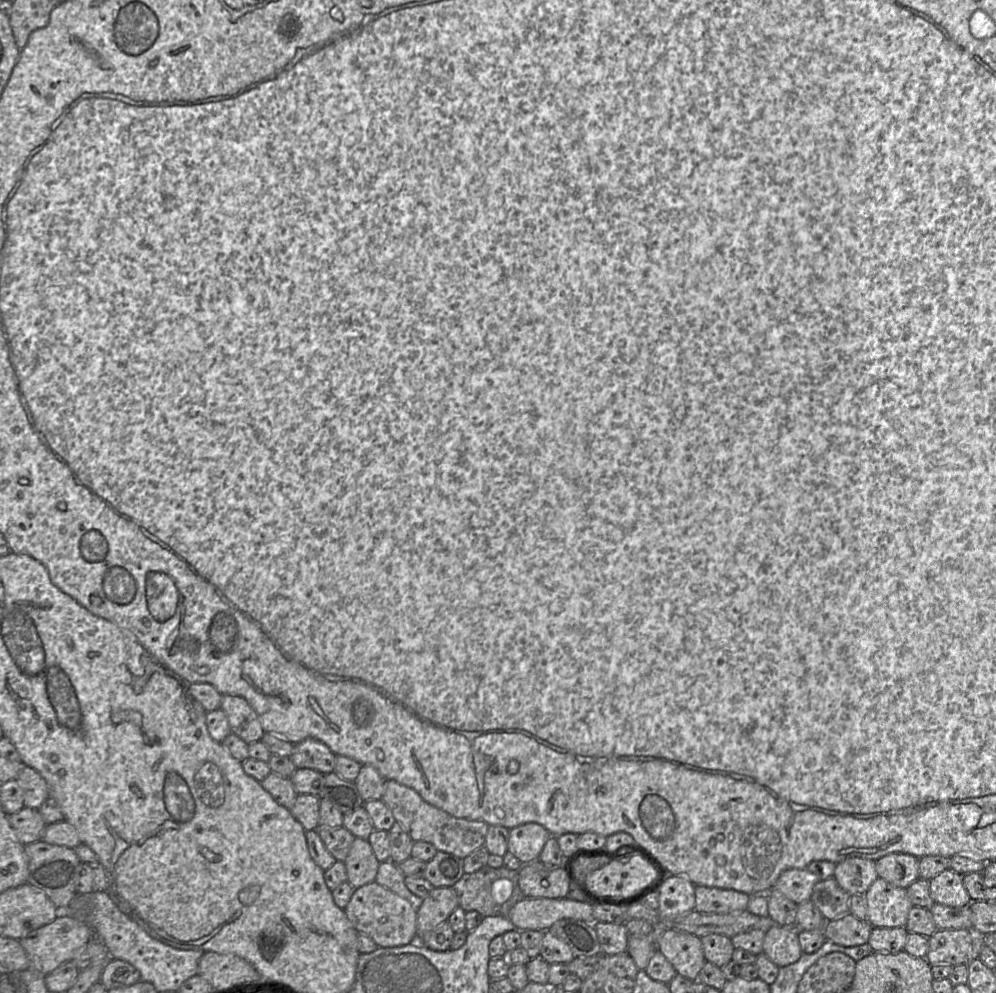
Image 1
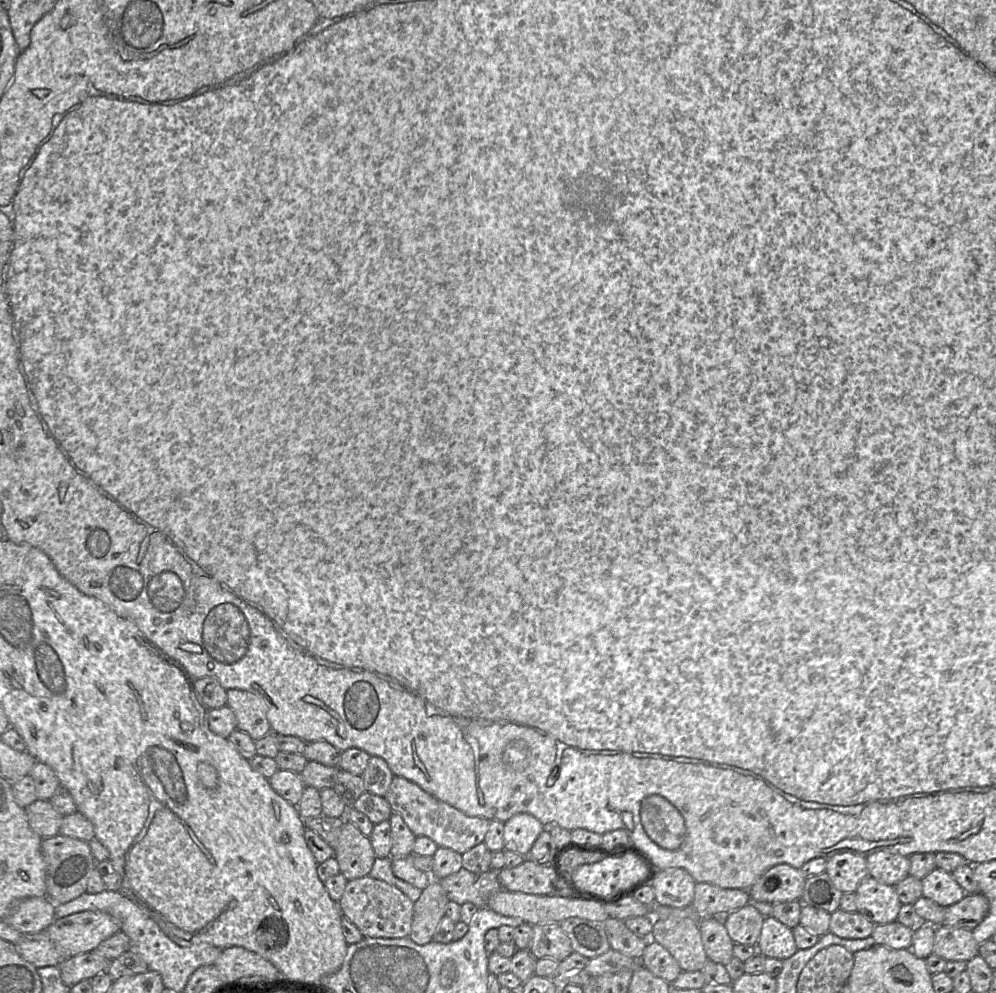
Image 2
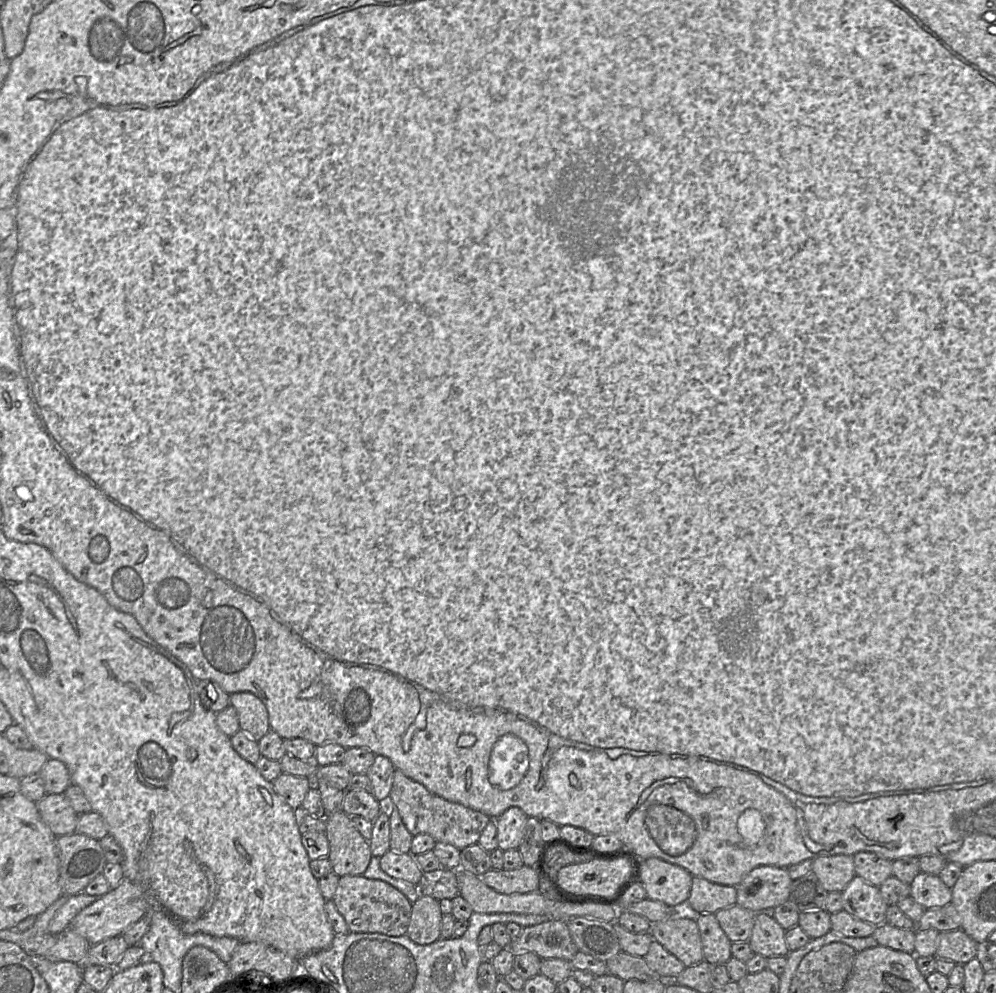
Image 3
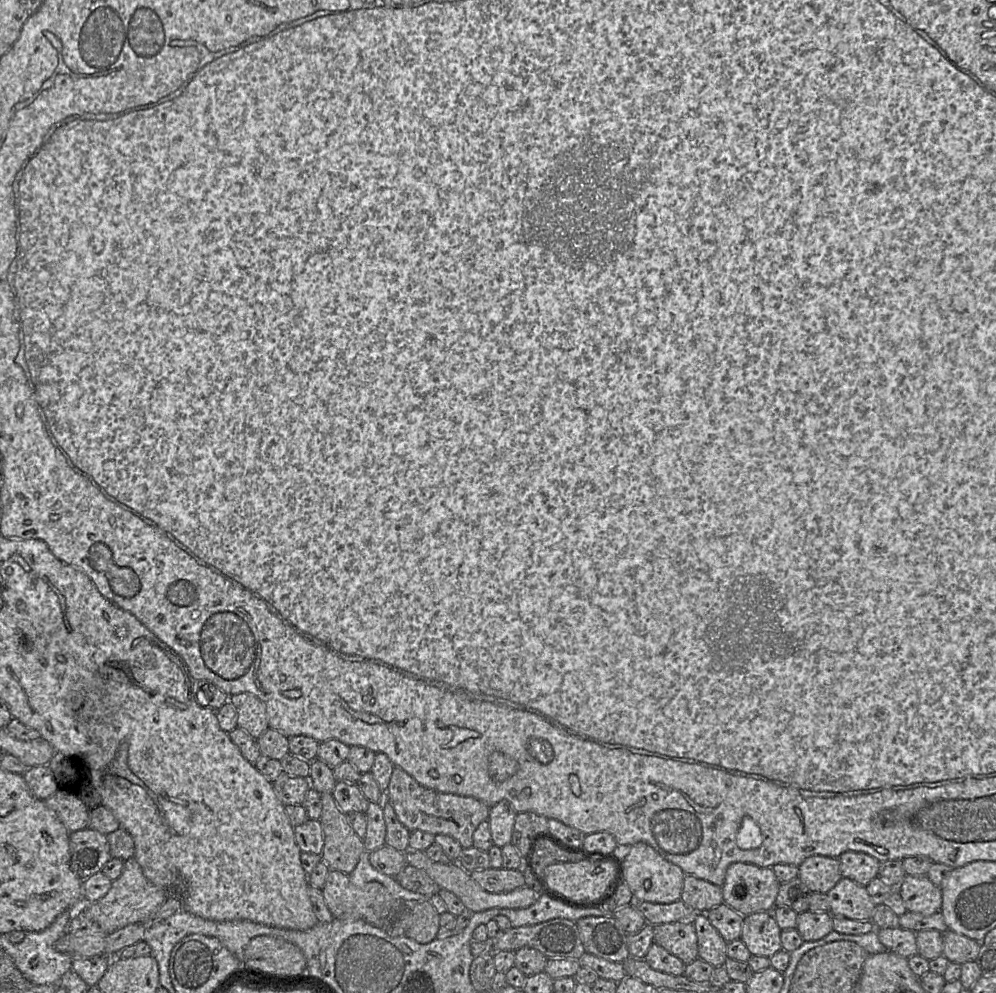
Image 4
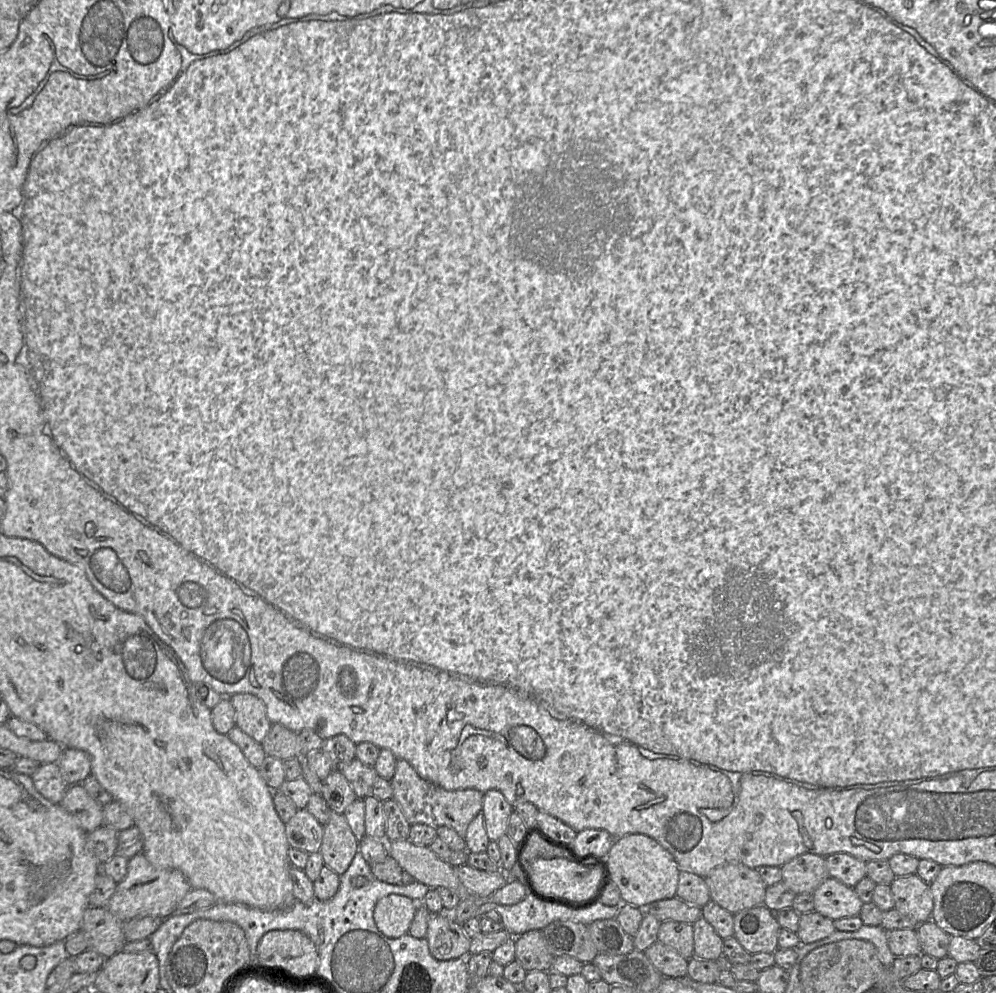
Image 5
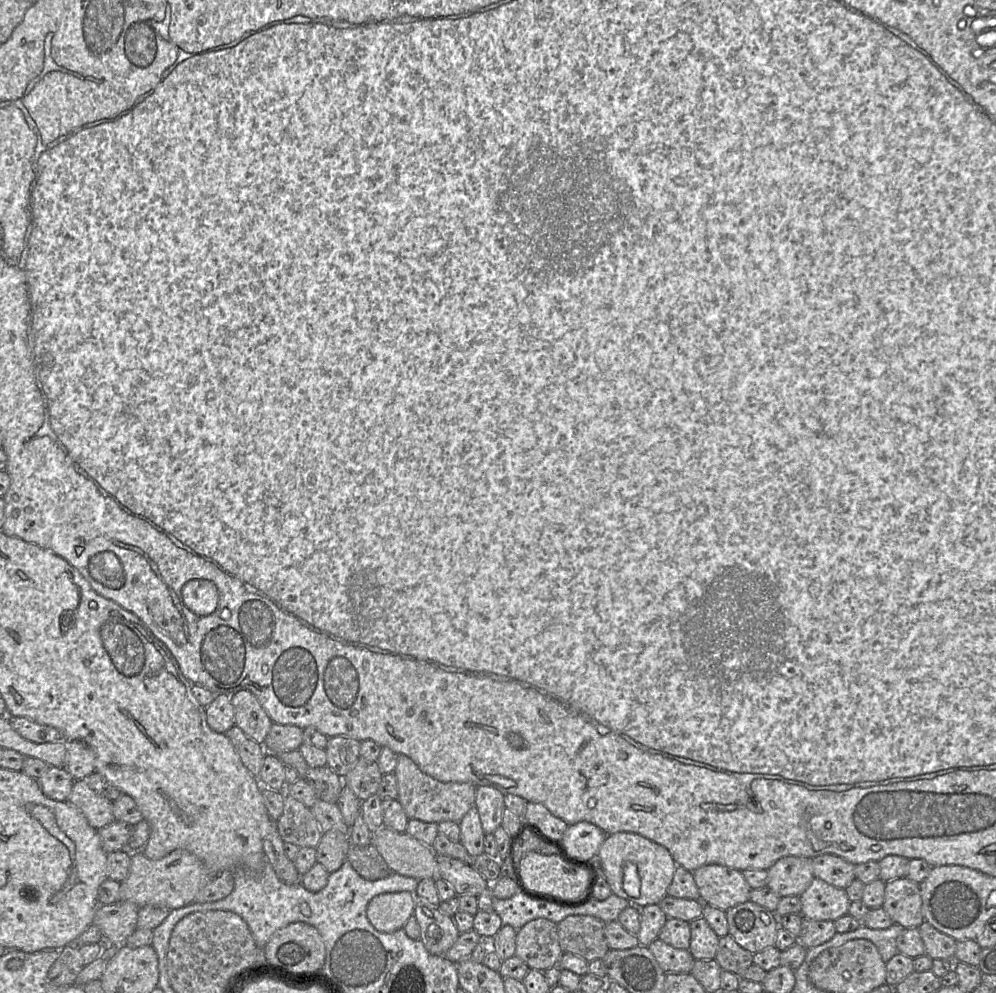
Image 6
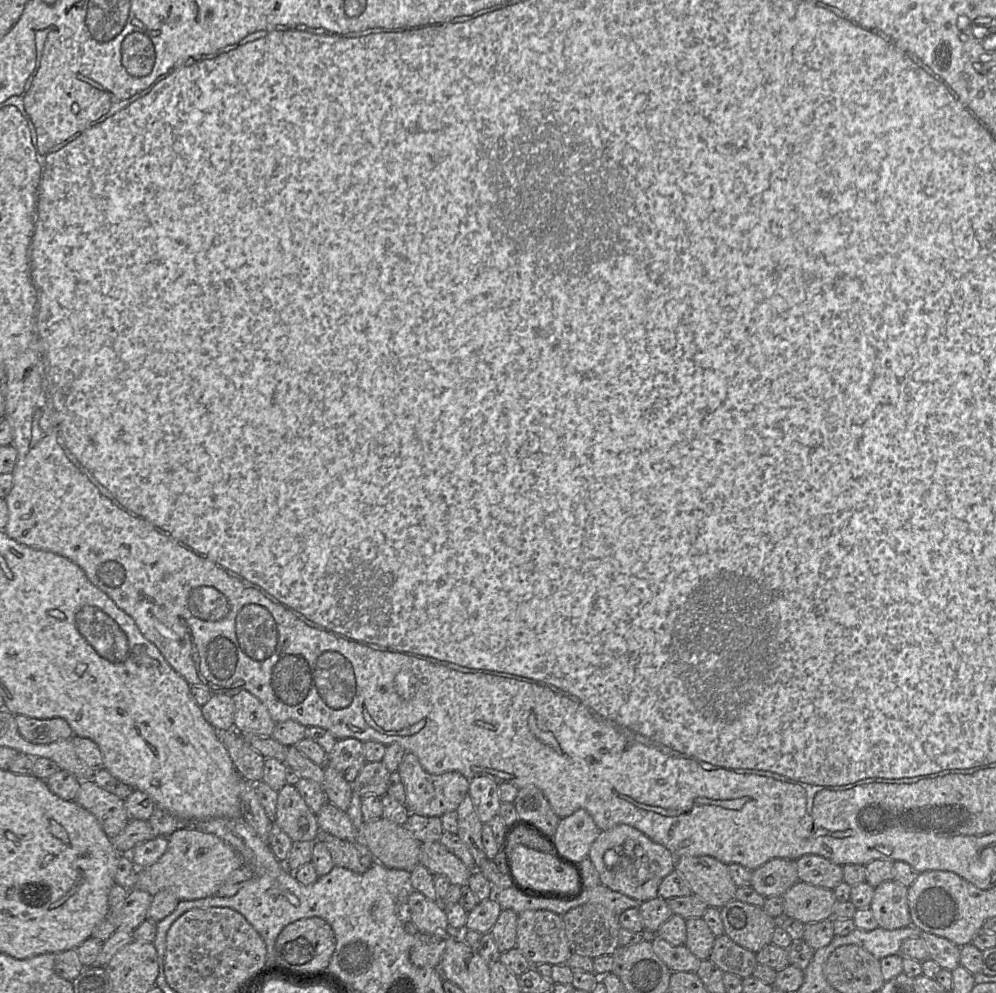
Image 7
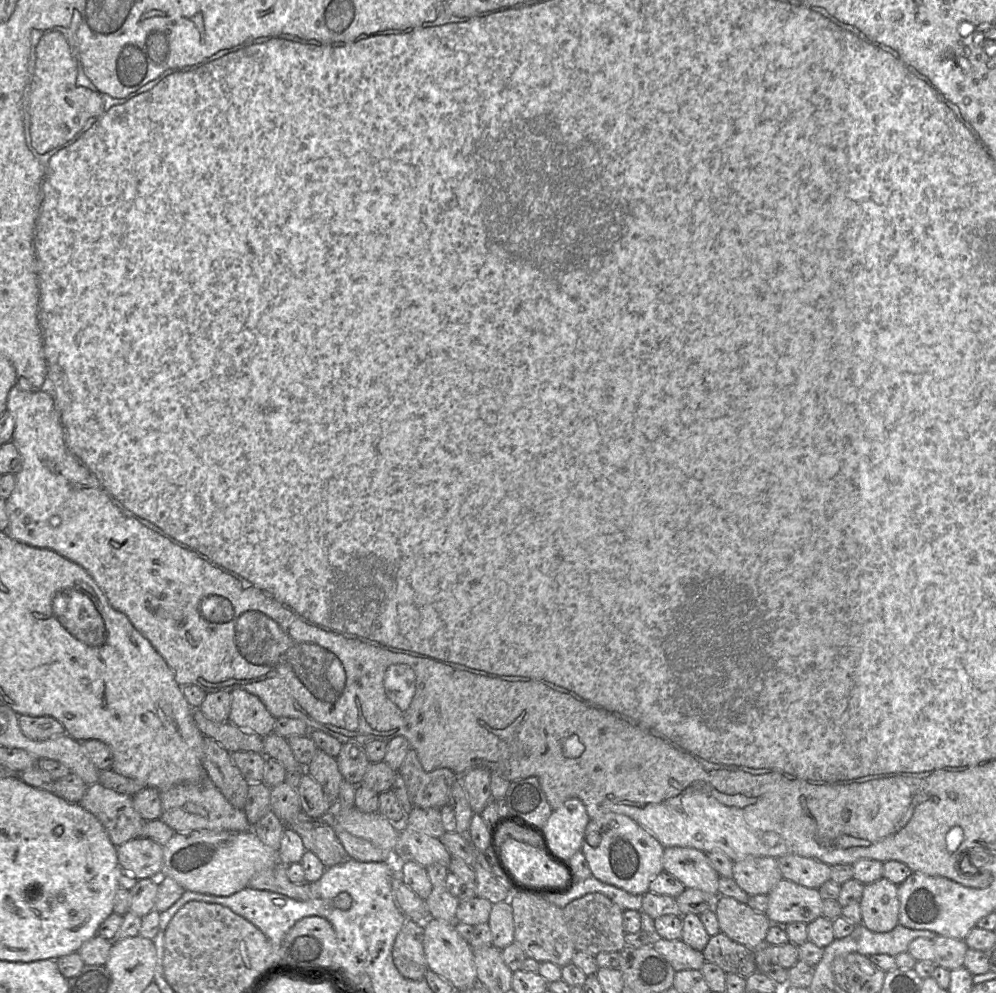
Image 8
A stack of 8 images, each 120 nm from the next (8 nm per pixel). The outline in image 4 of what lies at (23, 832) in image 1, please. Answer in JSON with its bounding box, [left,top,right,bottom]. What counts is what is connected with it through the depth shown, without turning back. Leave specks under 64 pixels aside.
[43,789,90,832]

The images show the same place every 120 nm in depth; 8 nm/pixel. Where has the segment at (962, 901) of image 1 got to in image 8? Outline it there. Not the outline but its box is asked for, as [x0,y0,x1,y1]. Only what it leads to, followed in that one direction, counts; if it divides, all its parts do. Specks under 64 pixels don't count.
[859,877,899,932]

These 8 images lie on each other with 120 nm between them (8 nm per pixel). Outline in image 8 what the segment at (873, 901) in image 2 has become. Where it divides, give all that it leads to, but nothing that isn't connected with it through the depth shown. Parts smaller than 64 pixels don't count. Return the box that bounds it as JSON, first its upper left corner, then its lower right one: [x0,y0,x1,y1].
[765,879,823,924]

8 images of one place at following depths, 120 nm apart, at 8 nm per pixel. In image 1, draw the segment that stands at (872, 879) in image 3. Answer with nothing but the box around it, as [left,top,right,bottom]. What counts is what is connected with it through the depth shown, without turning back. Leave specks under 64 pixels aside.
[875,853,919,888]

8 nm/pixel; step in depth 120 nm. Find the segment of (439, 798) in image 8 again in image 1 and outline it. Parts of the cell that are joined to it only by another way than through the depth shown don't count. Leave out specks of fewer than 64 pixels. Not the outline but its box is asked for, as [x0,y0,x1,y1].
[381,780,488,859]

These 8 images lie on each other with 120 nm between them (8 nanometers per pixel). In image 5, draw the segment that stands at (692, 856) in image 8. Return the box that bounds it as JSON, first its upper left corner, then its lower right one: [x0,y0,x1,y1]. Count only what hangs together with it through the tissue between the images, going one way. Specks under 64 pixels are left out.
[705,864,766,914]

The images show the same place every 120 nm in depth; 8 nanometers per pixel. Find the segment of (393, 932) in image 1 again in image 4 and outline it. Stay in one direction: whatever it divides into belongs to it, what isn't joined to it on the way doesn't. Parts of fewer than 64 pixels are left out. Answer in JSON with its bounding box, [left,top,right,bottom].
[322,870,404,930]

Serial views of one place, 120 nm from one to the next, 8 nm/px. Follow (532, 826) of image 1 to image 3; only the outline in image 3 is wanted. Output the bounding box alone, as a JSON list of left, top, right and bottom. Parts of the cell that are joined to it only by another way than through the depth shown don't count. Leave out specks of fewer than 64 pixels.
[496,807,528,851]

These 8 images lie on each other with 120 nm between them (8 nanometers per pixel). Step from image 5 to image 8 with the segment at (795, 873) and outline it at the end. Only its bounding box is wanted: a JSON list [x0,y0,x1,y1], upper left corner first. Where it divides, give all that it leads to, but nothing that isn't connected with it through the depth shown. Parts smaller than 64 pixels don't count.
[732,857,783,896]

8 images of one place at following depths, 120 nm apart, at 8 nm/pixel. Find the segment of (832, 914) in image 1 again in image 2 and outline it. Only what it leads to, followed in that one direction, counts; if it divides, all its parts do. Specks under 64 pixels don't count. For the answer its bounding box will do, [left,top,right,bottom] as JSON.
[799,873,842,914]

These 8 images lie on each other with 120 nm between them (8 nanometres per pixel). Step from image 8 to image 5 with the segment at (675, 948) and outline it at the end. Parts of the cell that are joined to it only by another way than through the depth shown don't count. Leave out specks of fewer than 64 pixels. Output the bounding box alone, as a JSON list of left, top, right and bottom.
[644,941,688,977]

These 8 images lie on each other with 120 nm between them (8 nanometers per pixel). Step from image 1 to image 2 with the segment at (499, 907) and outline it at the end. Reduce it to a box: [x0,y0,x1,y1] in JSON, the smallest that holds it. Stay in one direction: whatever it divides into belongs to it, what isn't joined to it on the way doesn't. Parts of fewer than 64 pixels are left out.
[439,867,503,909]

